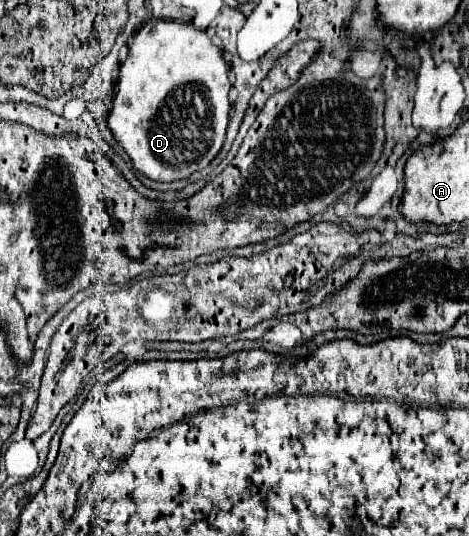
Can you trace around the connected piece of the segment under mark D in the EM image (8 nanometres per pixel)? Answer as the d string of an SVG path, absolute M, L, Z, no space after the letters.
M149 22L129 40L129 58L121 64L109 128L141 174L159 182L189 178L193 172L203 170L225 142L231 110L229 90L229 66L223 60L223 50L211 42L205 30L191 22Z

